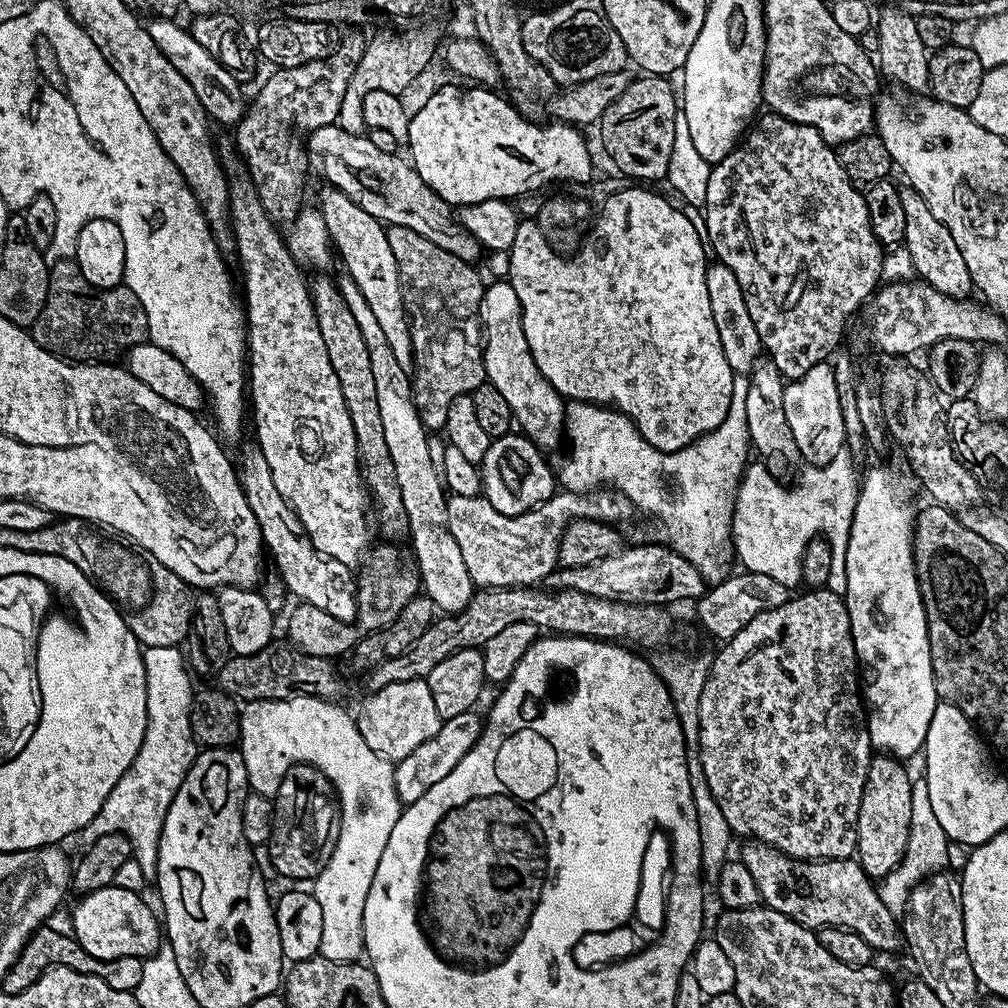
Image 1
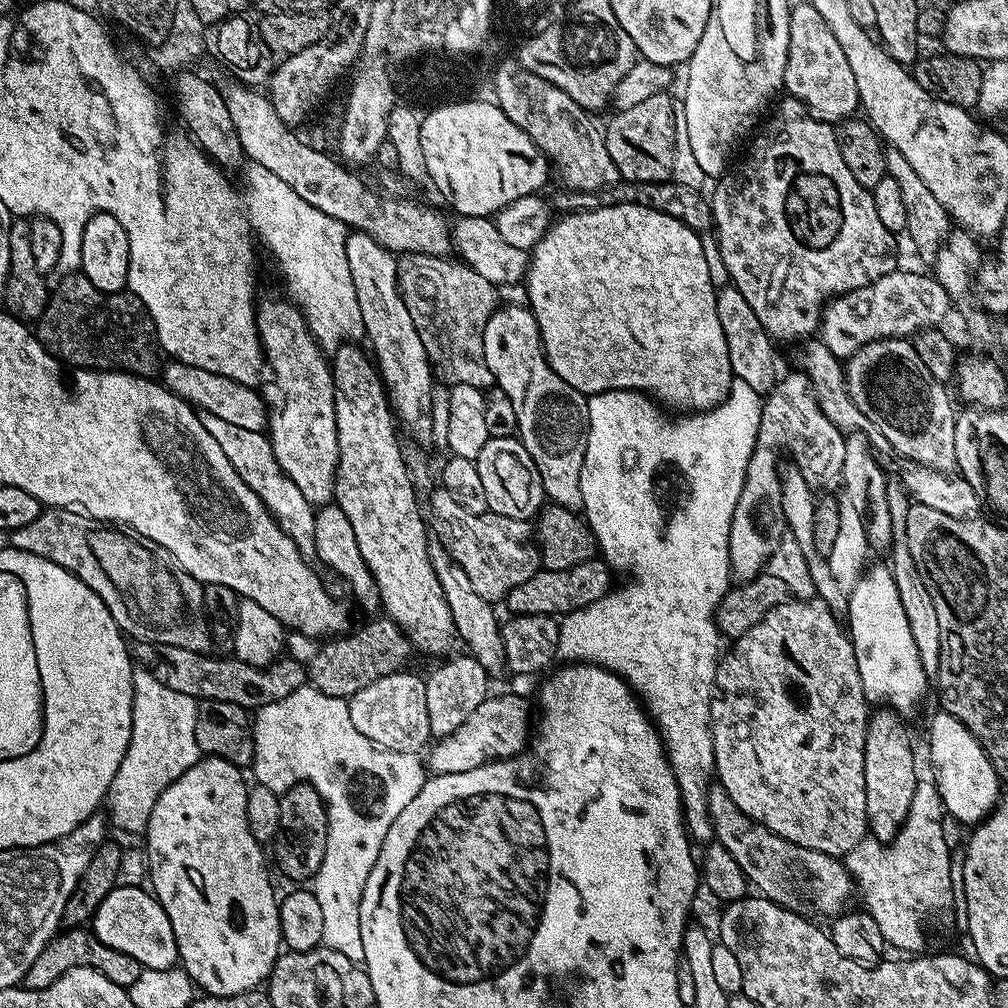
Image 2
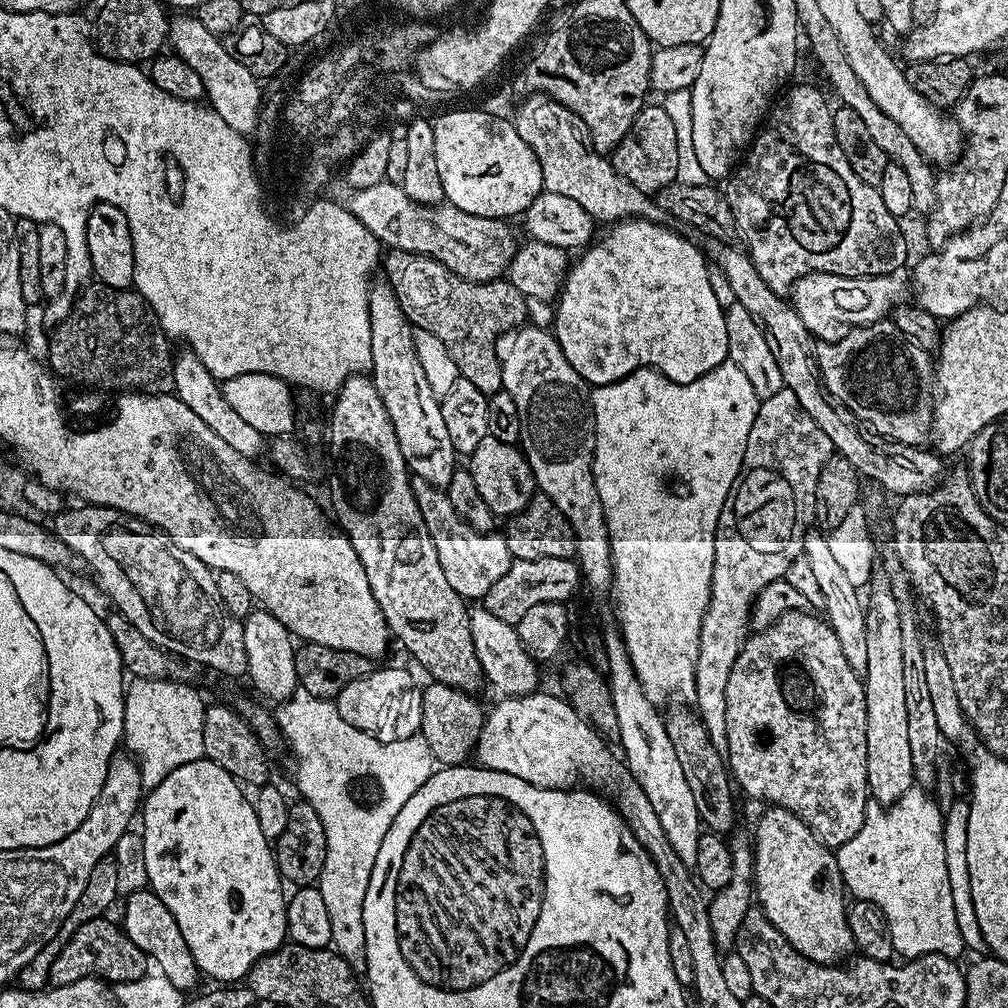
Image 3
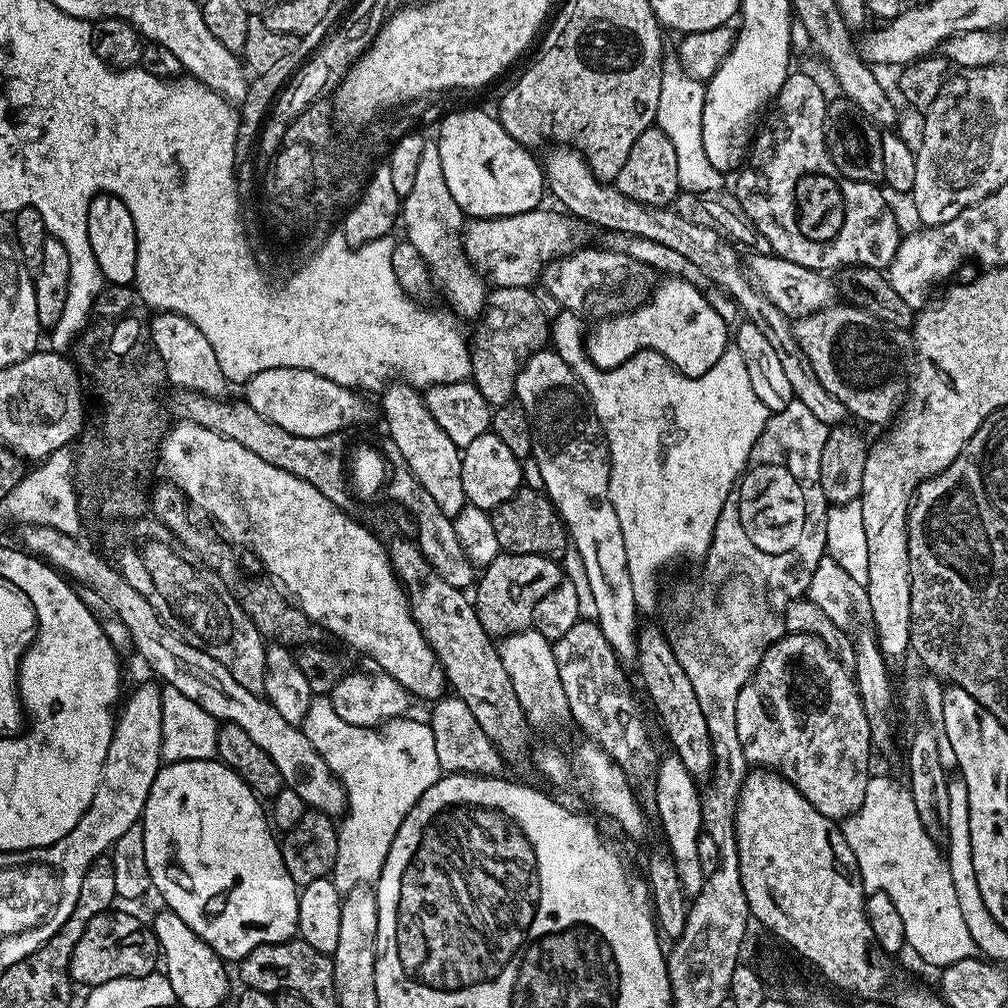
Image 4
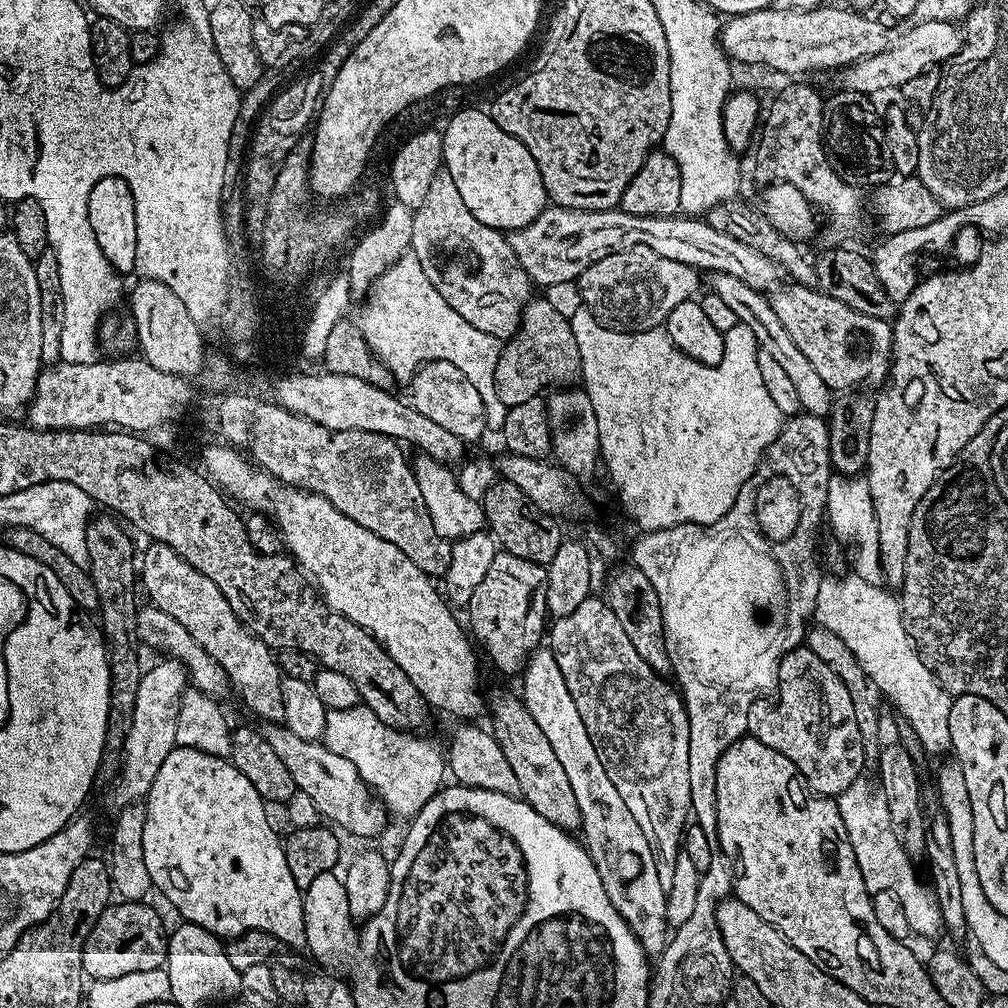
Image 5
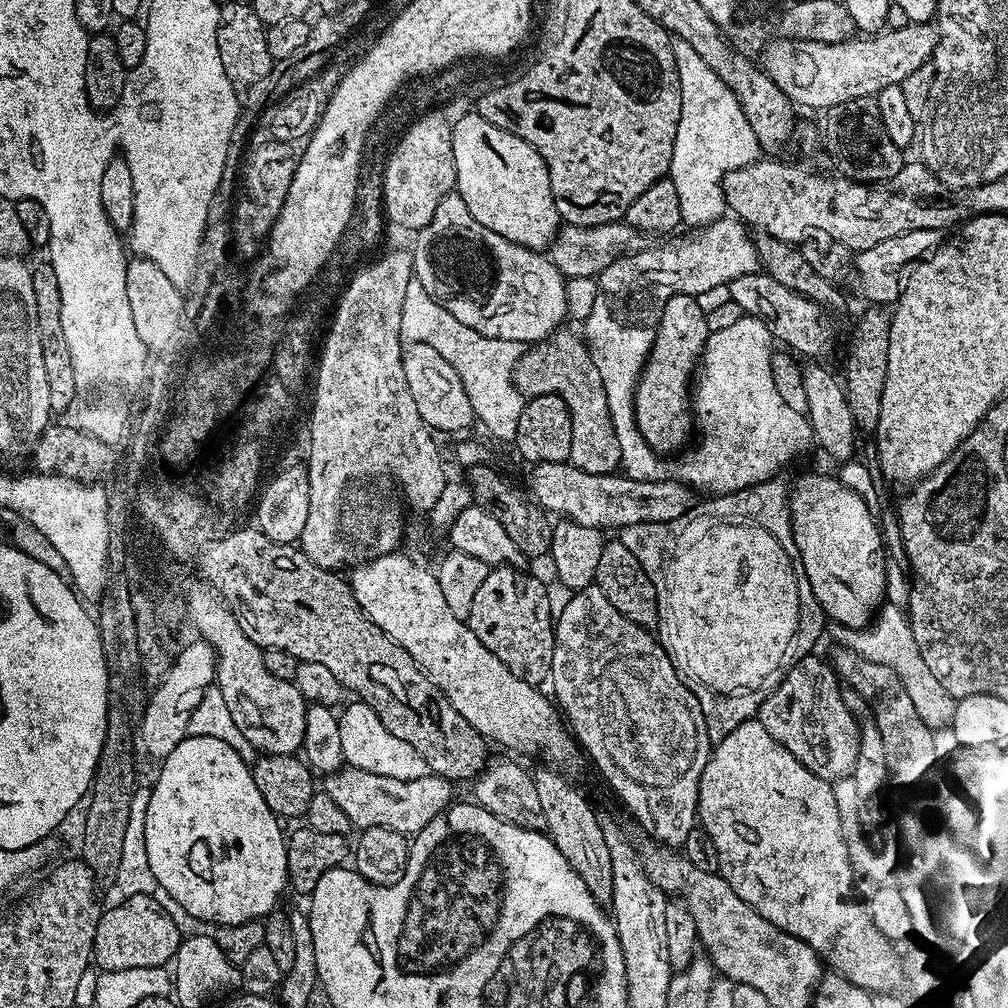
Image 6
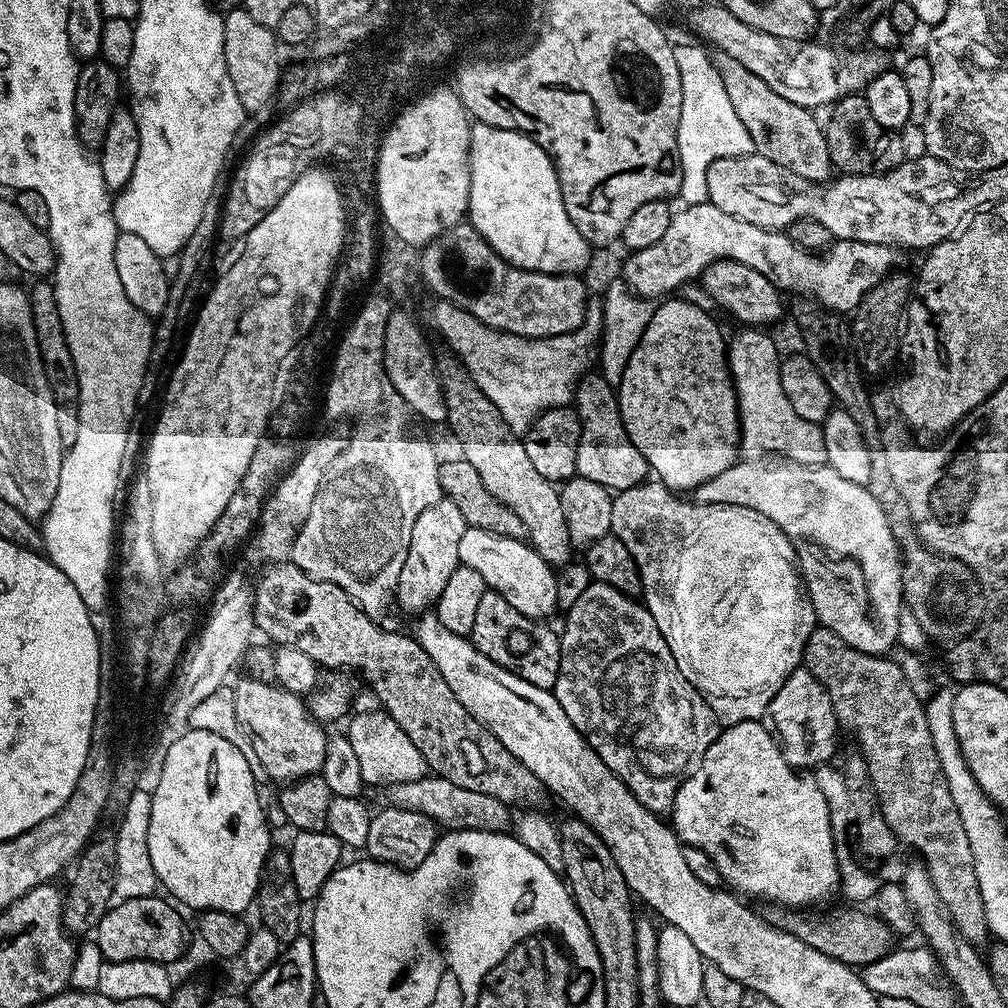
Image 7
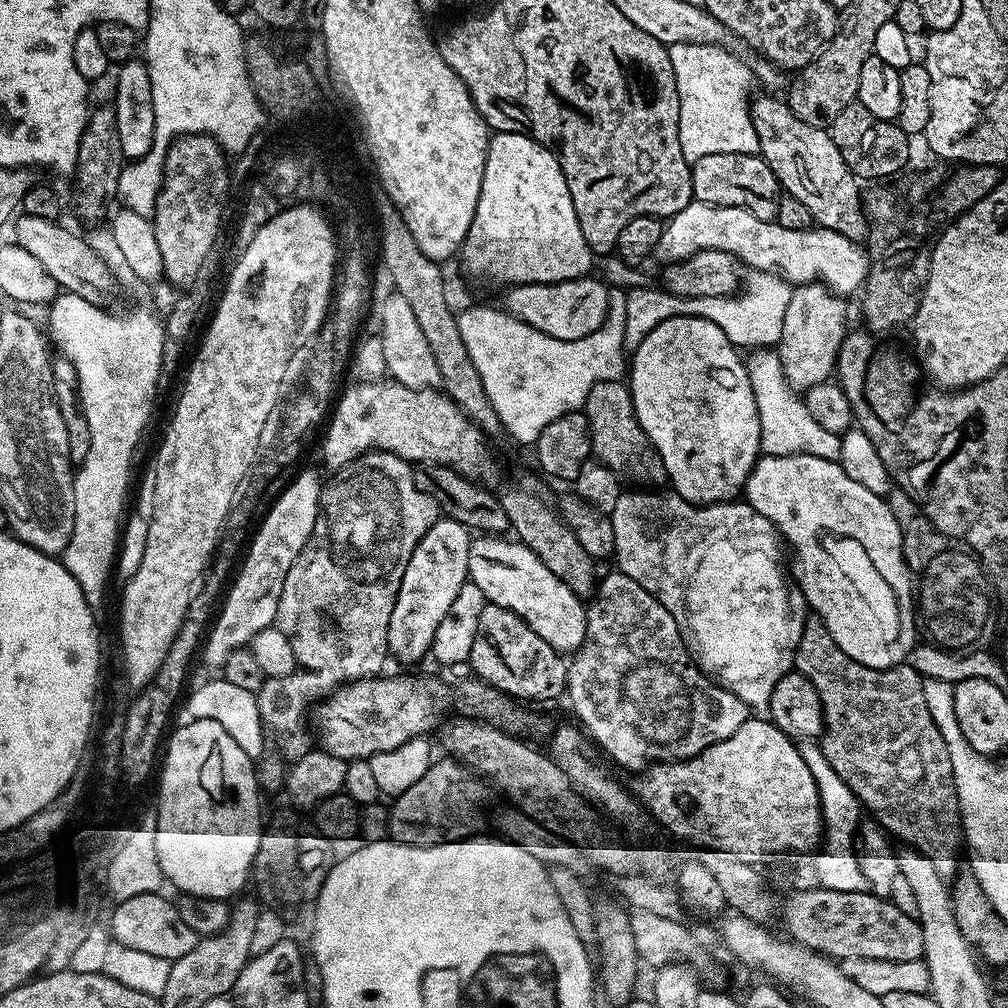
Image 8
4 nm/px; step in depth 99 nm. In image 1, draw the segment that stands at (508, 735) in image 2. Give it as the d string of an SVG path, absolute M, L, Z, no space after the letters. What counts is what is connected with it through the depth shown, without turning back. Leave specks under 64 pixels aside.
M475 711L463 712L443 721L434 738L422 742L422 746L417 746L411 754L406 754L406 758L395 761L394 786L401 805L407 806L418 802L418 798L422 798L422 794L426 794L430 786L442 782L442 778L446 778L446 774L450 774L450 770L454 770L454 766L458 766L458 762L466 758L466 754L480 737L482 720L476 715Z

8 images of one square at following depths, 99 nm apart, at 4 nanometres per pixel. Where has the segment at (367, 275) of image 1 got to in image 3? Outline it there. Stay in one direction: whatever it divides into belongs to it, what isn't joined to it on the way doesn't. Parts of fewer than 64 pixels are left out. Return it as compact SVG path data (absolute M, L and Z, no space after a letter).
M387 282L373 283L369 287L368 317L372 339L370 375L382 398L382 406L386 408L386 414L394 426L398 446L402 446L409 473L416 480L425 480L441 490L447 489L450 478L458 467L458 453L446 431L440 400L434 390L430 390L426 374L422 374L422 362L416 354L414 343L414 329L404 317L404 311L400 309L392 287Z

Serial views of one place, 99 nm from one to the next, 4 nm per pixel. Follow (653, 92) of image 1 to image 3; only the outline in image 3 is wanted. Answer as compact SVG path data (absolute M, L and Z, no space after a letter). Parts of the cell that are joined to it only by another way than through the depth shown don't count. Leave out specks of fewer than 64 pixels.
M649 103L640 111L638 118L630 126L626 138L611 153L610 159L616 172L626 178L634 186L638 186L640 192L655 194L662 191L667 184L677 183L676 175L678 174L678 134L674 134L674 122L670 122L670 114L659 103Z

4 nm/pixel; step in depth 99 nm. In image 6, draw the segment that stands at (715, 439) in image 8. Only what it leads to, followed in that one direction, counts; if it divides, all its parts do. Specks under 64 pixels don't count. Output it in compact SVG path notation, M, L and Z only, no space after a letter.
M672 296L670 302L664 304L664 313L660 316L659 324L654 328L652 353L644 361L644 369L640 372L640 380L636 383L636 391L632 398L636 425L657 454L668 454L671 448L676 448L688 436L688 431L693 431L694 416L690 411L690 385L694 380L694 373L698 368L698 361L704 354L704 343L708 341L710 327L704 312L700 309L701 301L690 296Z

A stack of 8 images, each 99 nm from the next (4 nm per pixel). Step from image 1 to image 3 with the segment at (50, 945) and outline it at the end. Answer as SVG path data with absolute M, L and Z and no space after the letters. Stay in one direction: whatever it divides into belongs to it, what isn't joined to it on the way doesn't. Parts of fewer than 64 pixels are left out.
M108 918L91 920L78 930L62 946L58 958L50 966L48 984L52 986L66 986L70 982L78 982L87 976L94 976L97 980L103 980L109 985L115 986L134 982L138 978L149 975L150 968L149 956L144 953L130 938L125 936L124 929L119 923L111 924Z

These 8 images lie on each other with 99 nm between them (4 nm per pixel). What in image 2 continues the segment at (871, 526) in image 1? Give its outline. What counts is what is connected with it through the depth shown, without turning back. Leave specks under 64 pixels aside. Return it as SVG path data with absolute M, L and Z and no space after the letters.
M887 563L876 564L872 569L860 576L859 580L850 588L848 592L848 607L846 617L846 631L852 642L854 658L856 659L856 669L860 675L860 685L864 691L864 699L868 702L877 700L877 705L887 706L895 710L901 717L908 718L912 712L912 707L919 702L924 691L928 688L929 673L924 671L918 646L914 642L914 634L910 630L910 622L906 618L906 610L898 598L898 586L892 577L892 571Z

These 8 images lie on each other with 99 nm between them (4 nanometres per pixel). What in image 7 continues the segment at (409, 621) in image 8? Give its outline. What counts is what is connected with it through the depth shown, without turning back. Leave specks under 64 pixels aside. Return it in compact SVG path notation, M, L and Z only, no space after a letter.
M445 496L418 516L414 522L405 565L402 566L395 590L397 605L400 604L404 611L414 614L413 616L425 613L441 596L450 575L460 566L459 543L466 528L465 516L458 506Z

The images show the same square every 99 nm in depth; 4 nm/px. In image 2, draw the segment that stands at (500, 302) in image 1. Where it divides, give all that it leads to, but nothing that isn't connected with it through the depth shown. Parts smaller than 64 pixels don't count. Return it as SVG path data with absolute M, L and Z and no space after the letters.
M516 304L509 308L497 307L484 327L484 357L486 366L490 366L495 387L506 390L506 395L514 406L514 414L518 414L518 439L526 446L530 458L534 458L534 466L538 466L545 497L553 504L568 508L572 512L580 512L584 507L580 475L582 458L586 458L588 401L585 393L574 390L574 386L562 382L562 378L554 374L550 362L544 356L544 343L540 340L540 331L531 308L519 308Z

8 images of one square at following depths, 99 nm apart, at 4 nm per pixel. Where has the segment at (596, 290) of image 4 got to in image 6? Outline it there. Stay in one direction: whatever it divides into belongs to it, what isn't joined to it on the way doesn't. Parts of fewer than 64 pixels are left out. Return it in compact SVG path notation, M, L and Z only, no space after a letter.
M721 218L703 225L697 232L700 233L693 240L676 240L661 248L649 246L644 252L618 258L599 274L598 282L605 292L601 293L615 305L625 321L637 326L655 326L664 313L664 304L670 302L672 296L700 298L703 292L723 289L742 274L761 271L755 239L741 221Z

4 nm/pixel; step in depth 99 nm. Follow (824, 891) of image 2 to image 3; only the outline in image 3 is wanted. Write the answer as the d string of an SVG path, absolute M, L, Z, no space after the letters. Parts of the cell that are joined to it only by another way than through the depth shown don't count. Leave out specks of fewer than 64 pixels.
M669 707L667 709L669 712L668 714L666 712L664 718L666 734L670 734L674 755L678 757L682 774L686 777L686 783L690 785L690 791L694 794L694 803L698 806L701 825L707 831L728 834L732 823L736 820L736 800L732 797L734 781L728 771L725 757L721 749L716 748L712 739L708 737L708 730L699 717L689 707L680 707L684 708Z

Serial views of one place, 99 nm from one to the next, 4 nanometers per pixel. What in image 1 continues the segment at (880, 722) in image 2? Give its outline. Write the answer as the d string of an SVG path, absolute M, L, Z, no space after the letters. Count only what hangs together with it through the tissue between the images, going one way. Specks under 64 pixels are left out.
M887 754L873 755L868 767L866 786L862 790L862 806L858 810L858 822L856 823L856 851L860 864L864 867L864 873L873 878L889 876L902 862L904 851L908 845L910 834L910 818L912 817L912 786L913 777L908 777L908 772L903 763L895 756Z

